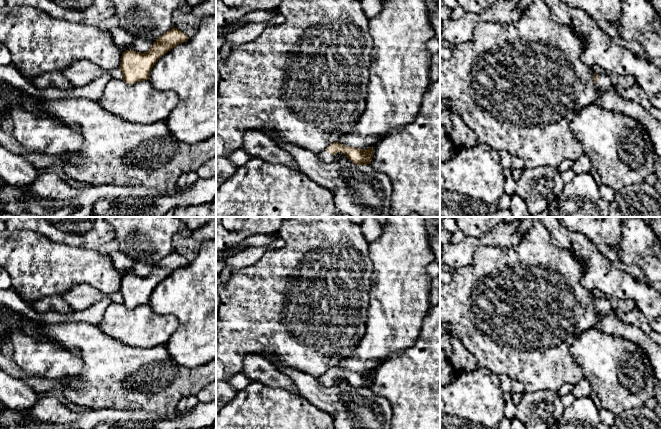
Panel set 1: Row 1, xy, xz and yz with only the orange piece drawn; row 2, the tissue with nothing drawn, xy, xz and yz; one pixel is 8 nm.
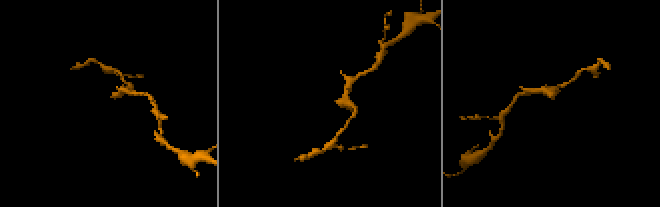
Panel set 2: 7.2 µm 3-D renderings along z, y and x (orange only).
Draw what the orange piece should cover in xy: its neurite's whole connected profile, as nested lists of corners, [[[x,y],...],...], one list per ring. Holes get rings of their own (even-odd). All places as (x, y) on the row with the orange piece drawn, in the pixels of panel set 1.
[[[174,27],[160,36],[147,52],[141,53],[134,50],[122,52],[119,66],[123,74],[122,80],[127,84],[149,80],[156,62],[168,51],[188,39],[185,33]]]

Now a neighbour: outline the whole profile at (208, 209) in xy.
[[[216,199],[201,205],[176,207],[162,217],[216,217]]]

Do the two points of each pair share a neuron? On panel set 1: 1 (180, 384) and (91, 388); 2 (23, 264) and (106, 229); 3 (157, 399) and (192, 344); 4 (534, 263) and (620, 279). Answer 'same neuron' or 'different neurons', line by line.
1: same neuron
2: different neurons
3: different neurons
4: different neurons

